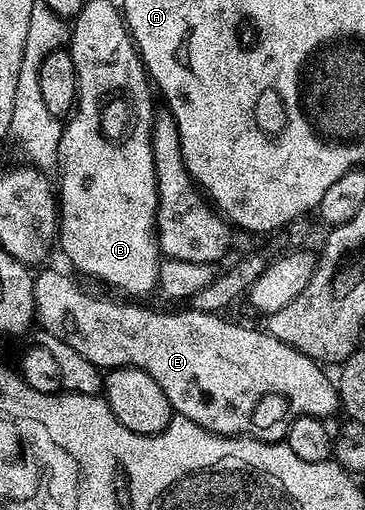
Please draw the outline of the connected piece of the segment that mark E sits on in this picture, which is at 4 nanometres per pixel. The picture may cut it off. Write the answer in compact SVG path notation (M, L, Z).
M41 269L34 278L34 304L36 305L35 321L41 326L44 334L52 334L58 340L62 340L66 344L70 344L70 348L74 348L74 352L86 356L86 360L93 362L95 366L101 368L119 368L121 366L133 366L142 372L146 372L146 376L154 376L154 384L158 384L158 388L162 388L162 392L166 392L166 400L170 400L173 411L179 417L186 420L194 420L194 424L198 424L202 428L206 428L215 434L222 434L225 438L238 438L247 436L257 438L263 442L284 442L288 434L288 429L294 424L298 417L316 417L323 420L330 419L335 410L341 409L340 391L337 383L332 382L323 374L321 363L316 362L310 356L306 356L302 352L298 352L290 344L282 344L267 329L260 328L255 330L252 326L235 326L232 322L227 322L224 316L216 312L205 312L203 310L194 310L185 308L185 310L168 310L163 314L160 310L146 310L142 306L131 306L131 301L120 300L124 302L111 302L108 298L95 298L92 294L80 290L80 286L68 274L63 274L60 270L44 270Z

